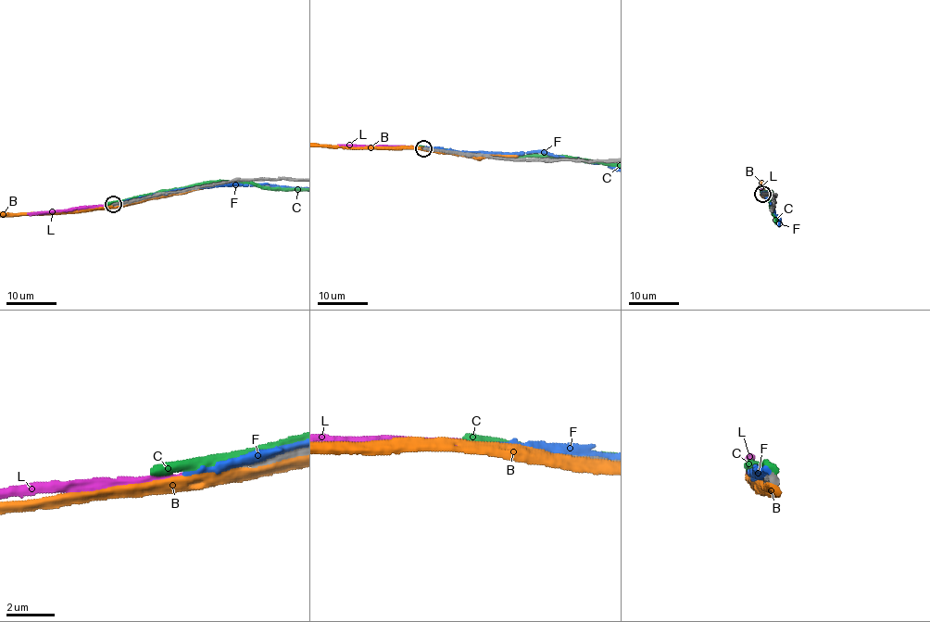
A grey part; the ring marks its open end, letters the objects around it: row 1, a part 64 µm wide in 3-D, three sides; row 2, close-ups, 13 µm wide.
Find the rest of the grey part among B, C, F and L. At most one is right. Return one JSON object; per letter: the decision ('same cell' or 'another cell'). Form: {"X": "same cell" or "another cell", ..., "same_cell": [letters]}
{"B": "another cell", "C": "another cell", "F": "another cell", "L": "same cell", "same_cell": ["L"]}

